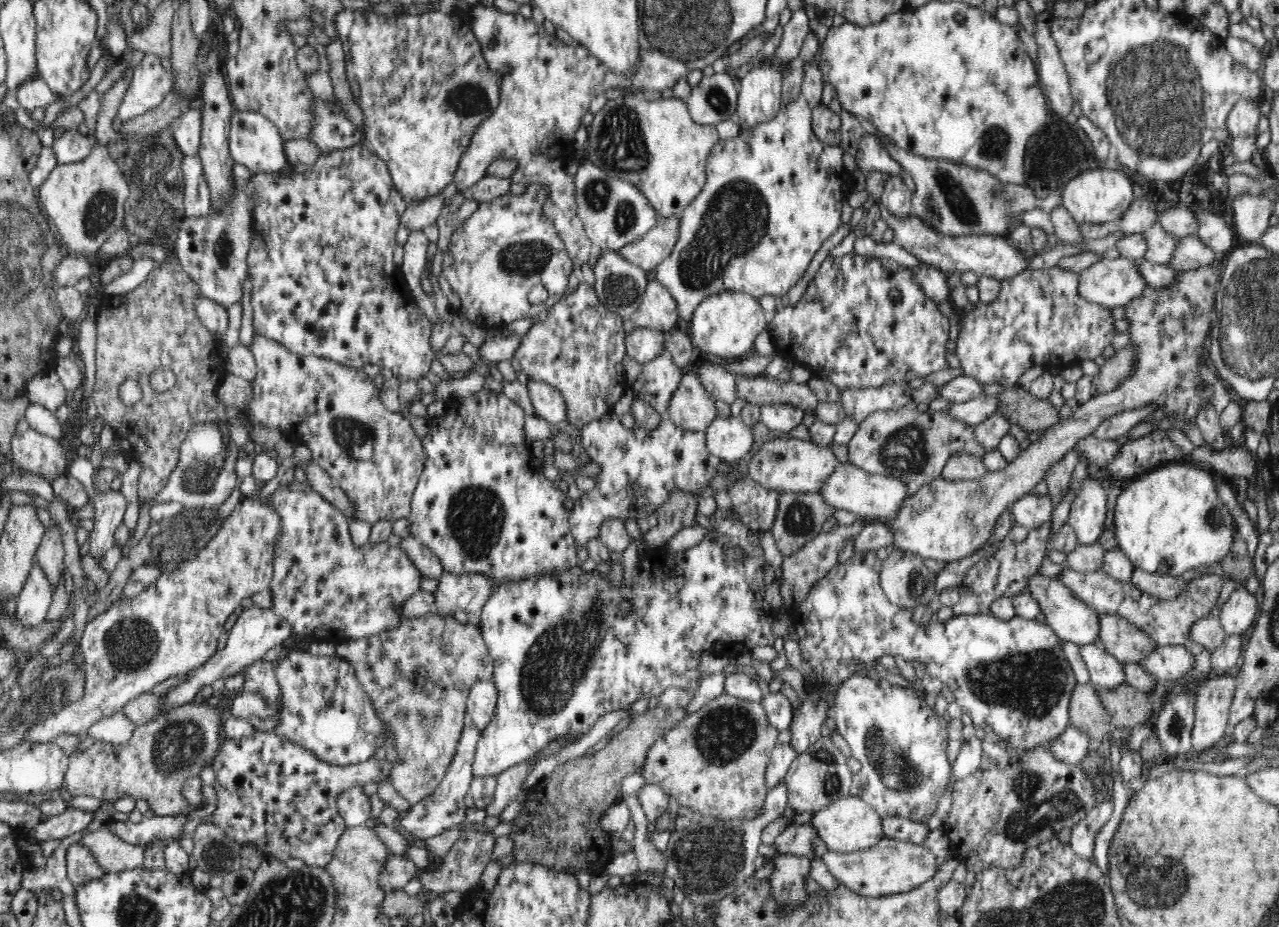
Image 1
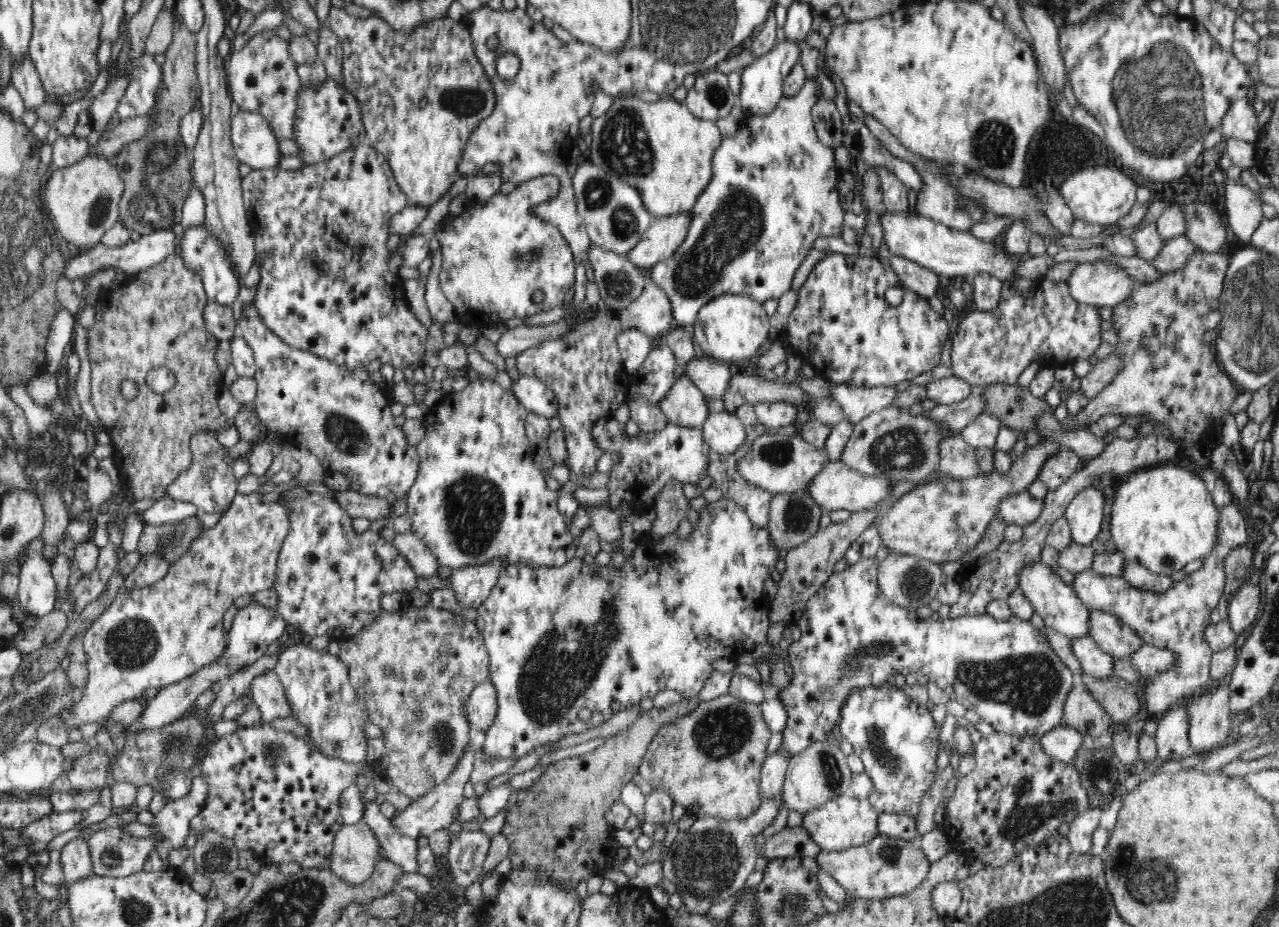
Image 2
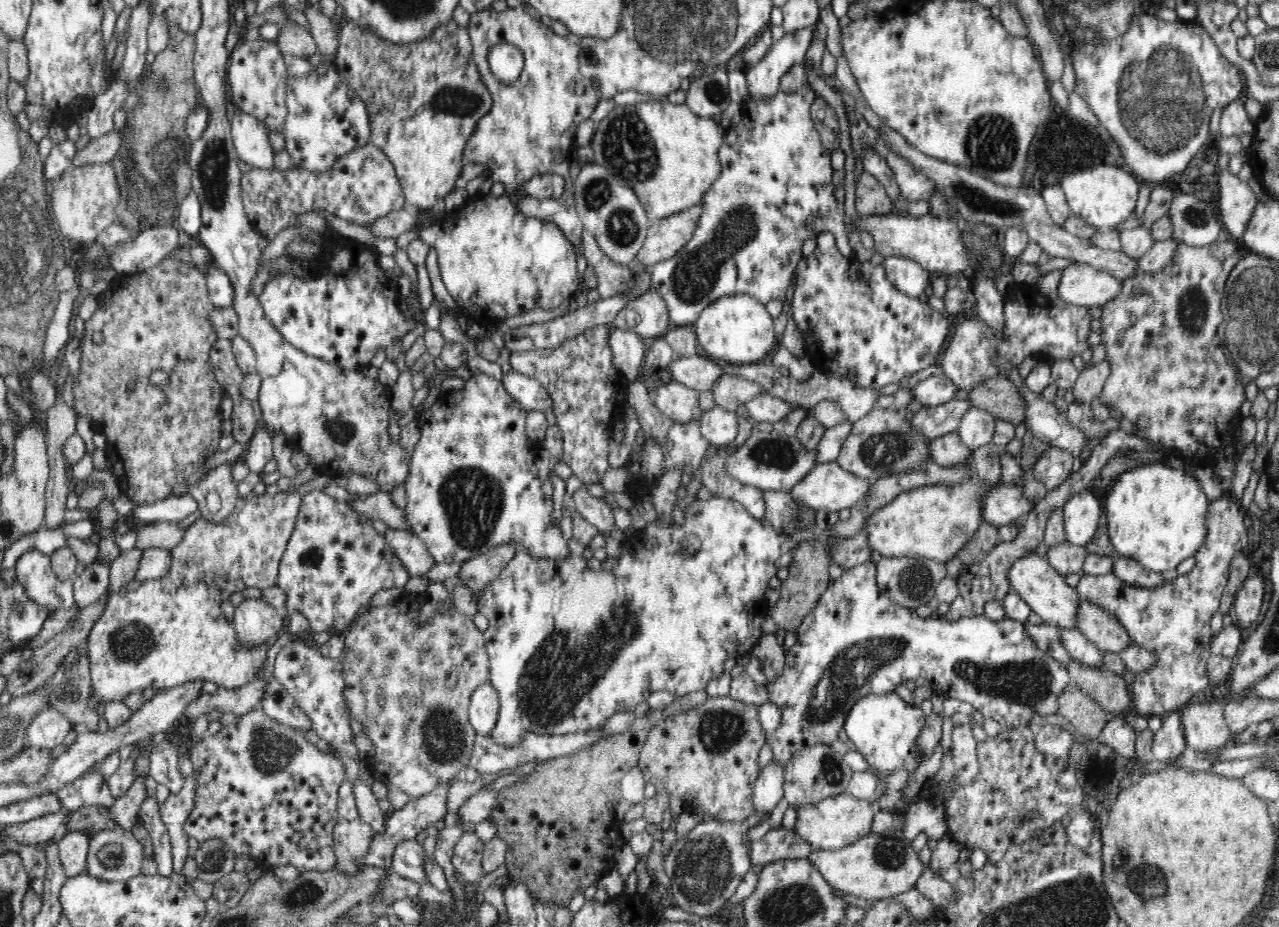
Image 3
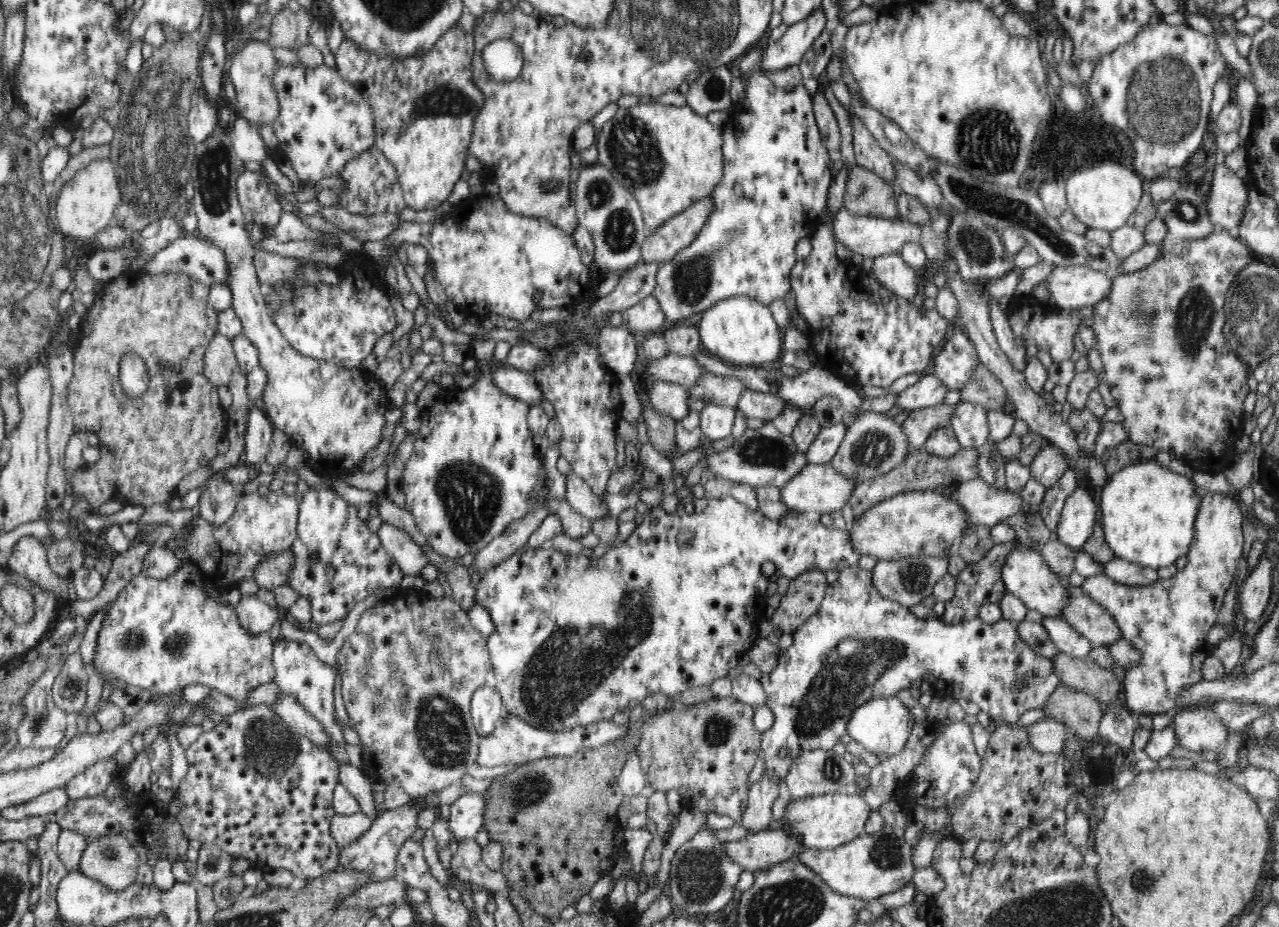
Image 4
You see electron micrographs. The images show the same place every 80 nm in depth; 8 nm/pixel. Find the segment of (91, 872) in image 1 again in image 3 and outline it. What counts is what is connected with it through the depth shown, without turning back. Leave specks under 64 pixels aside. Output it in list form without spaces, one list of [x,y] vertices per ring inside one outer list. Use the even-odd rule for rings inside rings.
[[[72,831],[59,842],[59,856],[67,878],[86,874],[89,837],[83,832]]]

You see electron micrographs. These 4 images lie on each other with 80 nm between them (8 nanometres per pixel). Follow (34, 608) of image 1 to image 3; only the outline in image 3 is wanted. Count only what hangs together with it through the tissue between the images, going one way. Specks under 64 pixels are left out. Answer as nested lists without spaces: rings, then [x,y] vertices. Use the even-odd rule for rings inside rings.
[[[28,550],[16,560],[14,570],[24,597],[38,606],[50,613],[74,606],[73,581],[62,581],[56,576],[51,569],[50,555]]]

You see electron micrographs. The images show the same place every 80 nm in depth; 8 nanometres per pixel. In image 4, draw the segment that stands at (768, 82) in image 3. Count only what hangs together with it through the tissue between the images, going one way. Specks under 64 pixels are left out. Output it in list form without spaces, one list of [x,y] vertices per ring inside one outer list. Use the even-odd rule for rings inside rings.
[[[821,6],[806,20],[800,21],[788,27],[786,33],[776,42],[767,44],[757,69],[763,75],[770,70],[784,70],[788,66],[800,64],[805,52],[812,46],[818,35],[825,31],[826,17],[821,11]]]

